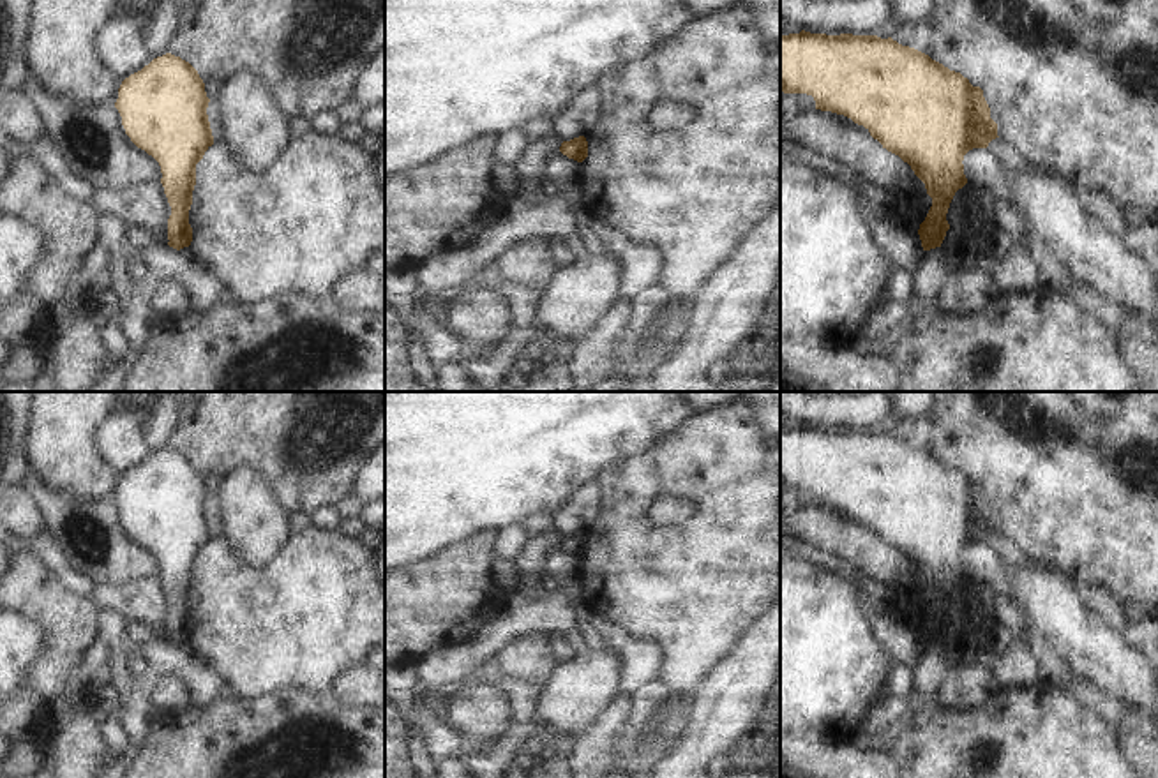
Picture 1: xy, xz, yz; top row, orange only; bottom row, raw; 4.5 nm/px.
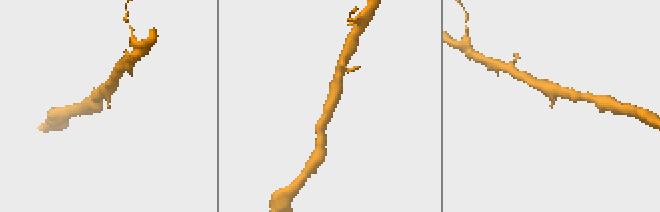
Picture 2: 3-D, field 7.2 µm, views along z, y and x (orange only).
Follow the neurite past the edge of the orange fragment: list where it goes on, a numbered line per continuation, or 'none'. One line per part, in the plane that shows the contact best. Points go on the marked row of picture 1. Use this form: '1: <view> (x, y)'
none

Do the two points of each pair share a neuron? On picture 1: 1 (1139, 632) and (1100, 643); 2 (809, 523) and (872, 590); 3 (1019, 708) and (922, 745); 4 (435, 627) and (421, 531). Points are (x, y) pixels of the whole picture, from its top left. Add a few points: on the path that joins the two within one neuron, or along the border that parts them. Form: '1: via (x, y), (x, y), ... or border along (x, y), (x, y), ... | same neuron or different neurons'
1: border along (1123, 634), (1139, 648) | different neurons
2: border along (804, 542), (846, 558), (878, 581) | different neurons
3: via (994, 733), (973, 745), (947, 745) | same neuron
4: border along (461, 540), (403, 567) | different neurons

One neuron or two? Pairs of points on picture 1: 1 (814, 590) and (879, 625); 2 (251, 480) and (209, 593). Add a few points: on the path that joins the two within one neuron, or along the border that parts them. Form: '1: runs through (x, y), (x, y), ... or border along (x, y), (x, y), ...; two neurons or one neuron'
1: border along (849, 583), (876, 639), (888, 657); two neurons
2: border along (223, 537), (248, 561), (258, 567); two neurons

